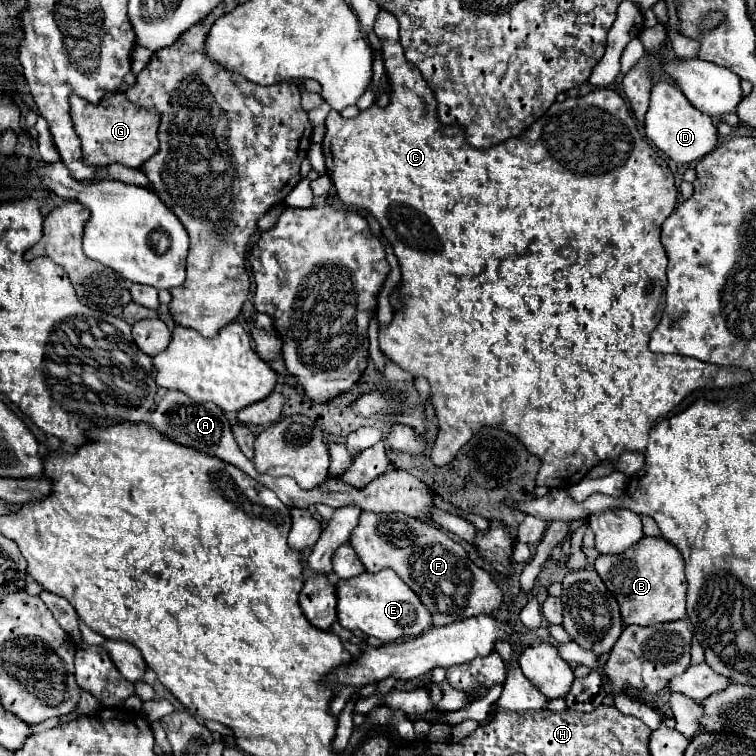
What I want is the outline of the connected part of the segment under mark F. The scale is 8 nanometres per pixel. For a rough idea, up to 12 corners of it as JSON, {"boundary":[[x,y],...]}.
{"boundary":[[361,513],[349,543],[391,567],[433,627],[493,617],[503,593],[459,543],[403,513]]}

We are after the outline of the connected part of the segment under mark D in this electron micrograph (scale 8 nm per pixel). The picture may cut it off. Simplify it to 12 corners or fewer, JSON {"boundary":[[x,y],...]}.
{"boundary":[[657,81],[645,135],[677,163],[717,145],[713,119]]}

